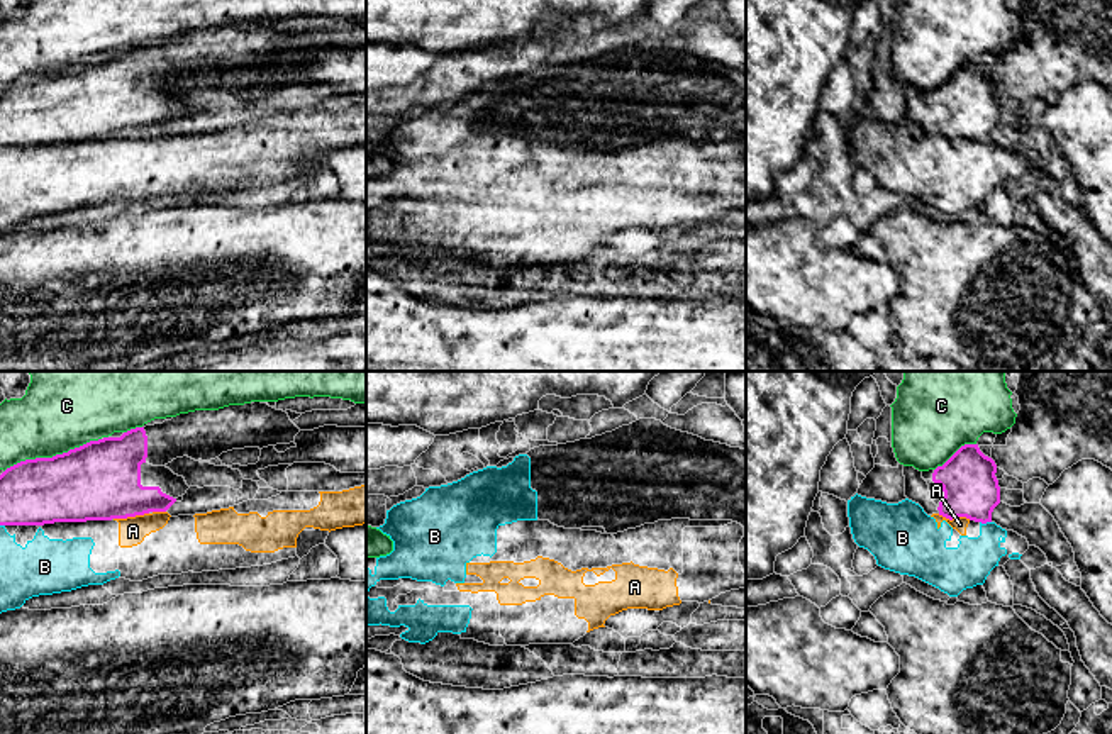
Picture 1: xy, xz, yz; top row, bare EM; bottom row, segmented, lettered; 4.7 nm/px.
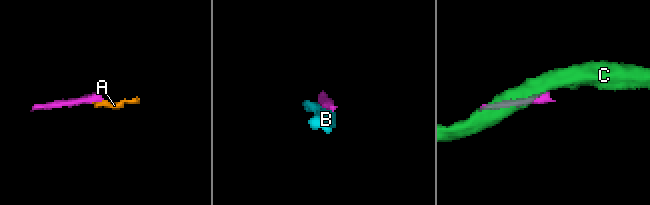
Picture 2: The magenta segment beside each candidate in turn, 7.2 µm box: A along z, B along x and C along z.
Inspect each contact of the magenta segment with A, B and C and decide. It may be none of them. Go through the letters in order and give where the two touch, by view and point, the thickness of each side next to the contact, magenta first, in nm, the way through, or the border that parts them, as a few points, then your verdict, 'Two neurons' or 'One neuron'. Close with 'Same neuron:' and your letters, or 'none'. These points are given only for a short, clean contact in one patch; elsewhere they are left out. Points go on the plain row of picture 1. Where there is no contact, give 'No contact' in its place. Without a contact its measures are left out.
A: Touches magenta at xy (131, 136). Thickness 380 nm (magenta) against 130 nm. Two neurons
B: Touches magenta at yz (985, 143). Thickness 260 nm (magenta) against 200 nm. Two neurons
C: Touches magenta at xy (53, 77). Thickness 380 nm (magenta) against 360 nm. Two neurons
Same neuron: none

